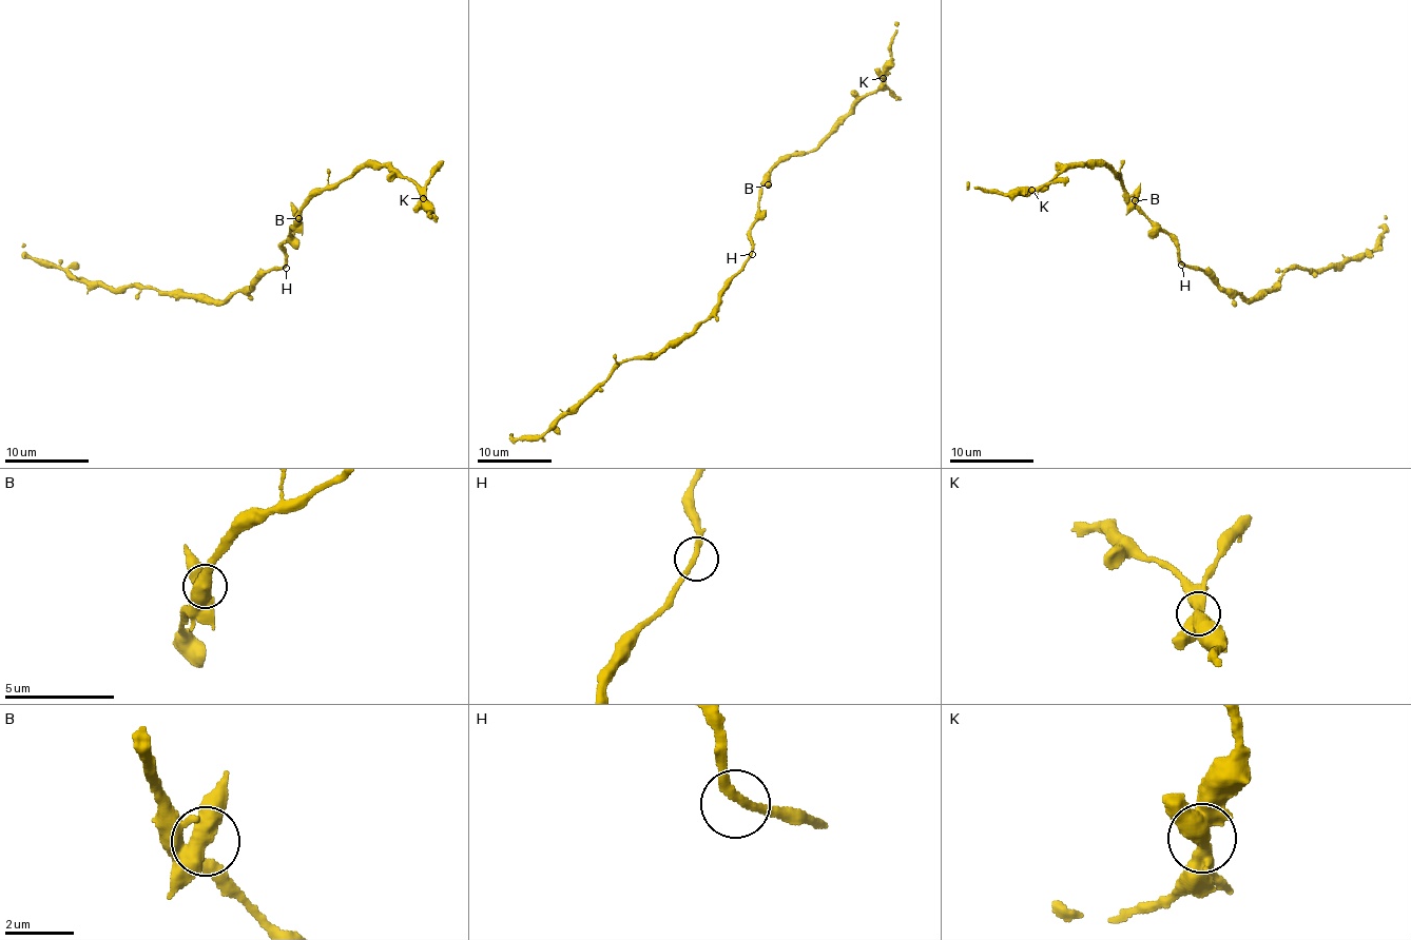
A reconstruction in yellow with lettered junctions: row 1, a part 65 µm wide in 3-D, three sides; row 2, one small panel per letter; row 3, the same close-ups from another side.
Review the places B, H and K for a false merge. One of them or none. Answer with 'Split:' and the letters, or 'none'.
Split: K

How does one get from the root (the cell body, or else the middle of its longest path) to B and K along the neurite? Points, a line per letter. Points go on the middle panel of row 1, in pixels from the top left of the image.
B: (750, 254), (751, 224), (757, 213), (759, 189), (764, 183), (768, 184)
K: (750, 254), (751, 224), (770, 169), (791, 156), (818, 148), (849, 110), (878, 89), (884, 78)

